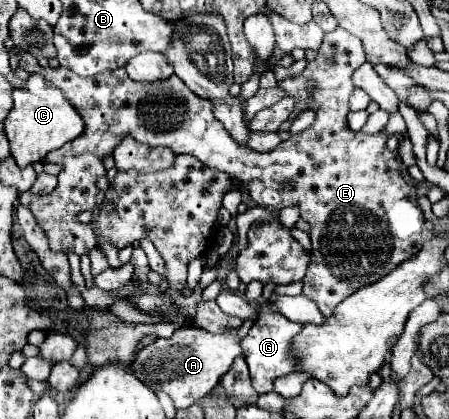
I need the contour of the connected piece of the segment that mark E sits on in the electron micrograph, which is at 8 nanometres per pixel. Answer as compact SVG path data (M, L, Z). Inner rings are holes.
M345 29L325 33L317 57L307 63L305 71L287 77L277 85L287 97L307 99L307 81L317 81L319 89L313 91L313 125L283 141L269 153L255 153L253 149L239 145L227 129L215 121L211 101L195 97L179 77L167 79L165 85L155 81L139 85L137 81L131 81L123 69L81 77L63 67L43 69L33 55L21 53L19 67L29 74L43 75L53 87L61 89L65 99L83 117L85 129L75 141L47 153L44 158L61 167L57 189L45 197L27 191L19 195L19 201L33 211L53 251L79 255L77 215L95 209L95 195L99 191L95 181L105 175L103 157L111 155L123 137L131 135L151 147L169 147L175 153L195 155L201 163L239 179L255 203L273 211L291 205L299 207L303 221L311 225L313 243L311 263L303 279L303 295L315 301L325 317L331 317L345 297L379 281L399 263L415 257L421 245L433 237L433 231L429 235L423 213L417 205L415 187L405 183L397 155L385 147L387 137L381 133L355 133L347 125L349 97L355 89L351 73L361 63L365 63L365 53L357 37ZM329 55L335 57L333 65L327 63ZM163 87L165 91L159 95L159 101L157 93Z

